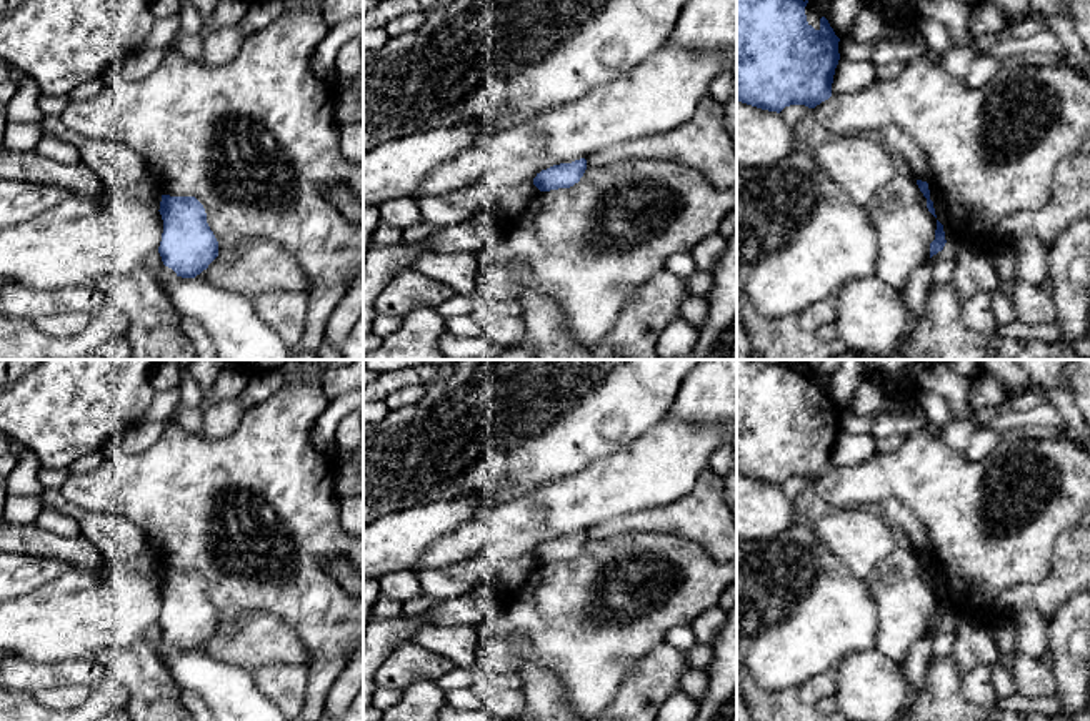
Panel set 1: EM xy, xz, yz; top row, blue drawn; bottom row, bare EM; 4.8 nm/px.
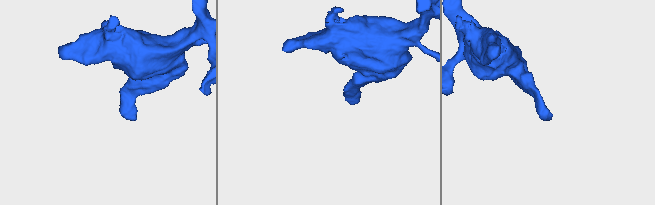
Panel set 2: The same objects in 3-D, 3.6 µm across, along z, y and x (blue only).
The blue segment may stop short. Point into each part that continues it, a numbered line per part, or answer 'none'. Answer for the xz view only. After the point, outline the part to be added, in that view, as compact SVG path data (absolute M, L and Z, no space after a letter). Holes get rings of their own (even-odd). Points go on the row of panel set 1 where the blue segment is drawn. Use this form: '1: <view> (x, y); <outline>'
none

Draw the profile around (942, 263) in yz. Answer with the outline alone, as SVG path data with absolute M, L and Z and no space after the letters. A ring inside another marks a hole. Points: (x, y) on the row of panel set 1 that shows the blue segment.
M943 225L943 231L947 240L943 250L928 260L932 266L932 283L937 285L952 283L957 263L958 243L955 241L955 230L948 225Z

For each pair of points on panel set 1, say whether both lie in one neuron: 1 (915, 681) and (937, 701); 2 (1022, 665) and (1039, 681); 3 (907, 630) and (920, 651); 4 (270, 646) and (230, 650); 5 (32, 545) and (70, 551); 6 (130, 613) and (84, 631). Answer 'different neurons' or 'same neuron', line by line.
1: different neurons
2: same neuron
3: different neurons
4: same neuron
5: same neuron
6: same neuron

